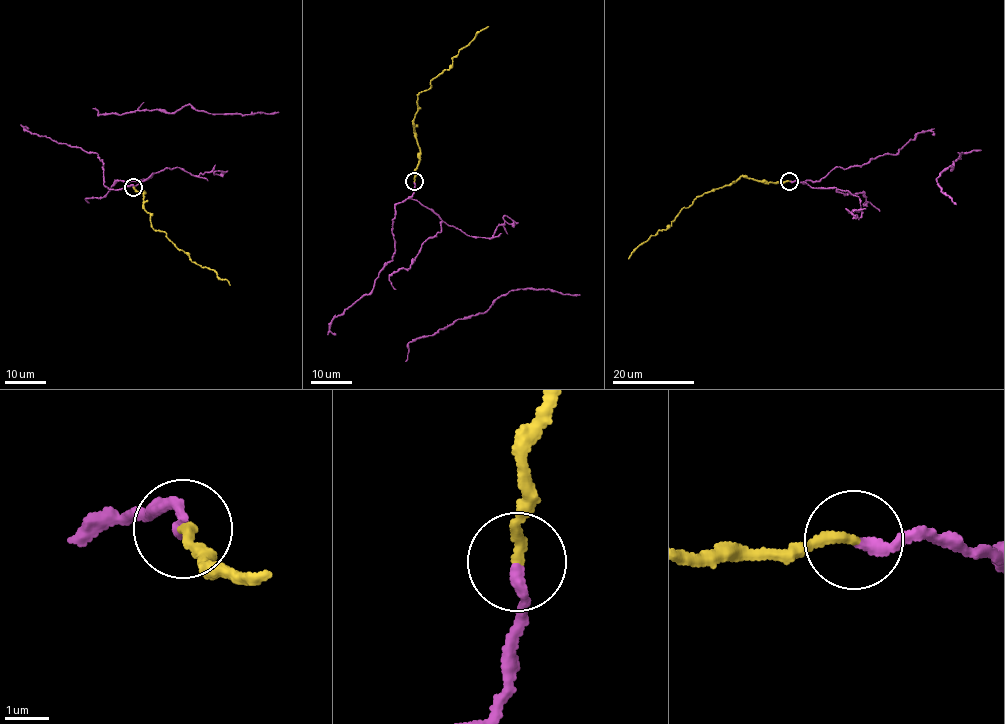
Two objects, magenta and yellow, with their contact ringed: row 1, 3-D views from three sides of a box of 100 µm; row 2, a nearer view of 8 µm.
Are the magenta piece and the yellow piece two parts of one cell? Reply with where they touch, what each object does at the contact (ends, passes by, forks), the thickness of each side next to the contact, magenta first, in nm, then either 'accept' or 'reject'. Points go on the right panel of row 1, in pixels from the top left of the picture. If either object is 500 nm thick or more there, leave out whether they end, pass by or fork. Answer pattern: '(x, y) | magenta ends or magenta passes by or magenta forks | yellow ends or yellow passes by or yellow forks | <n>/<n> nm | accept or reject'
(789, 181) | magenta ends | yellow ends | 240/240 nm | reject

